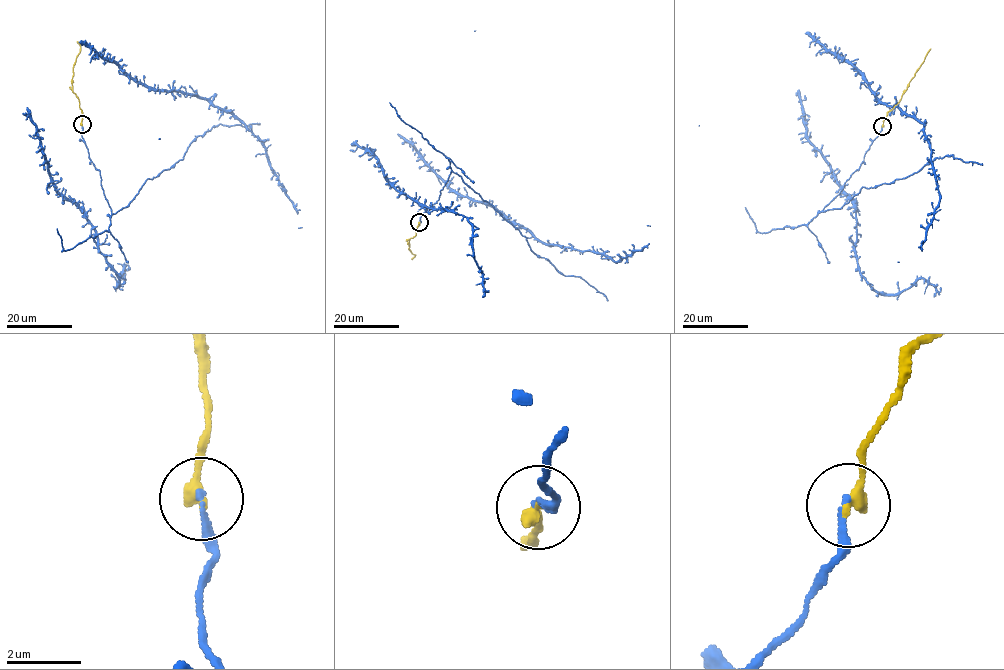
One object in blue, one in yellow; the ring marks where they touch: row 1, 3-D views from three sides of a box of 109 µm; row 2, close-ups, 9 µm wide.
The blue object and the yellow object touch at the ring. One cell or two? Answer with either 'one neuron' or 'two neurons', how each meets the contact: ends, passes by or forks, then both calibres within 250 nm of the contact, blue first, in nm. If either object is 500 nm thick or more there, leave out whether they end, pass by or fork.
one neuron | blue ends | yellow ends | 150/360 nm

